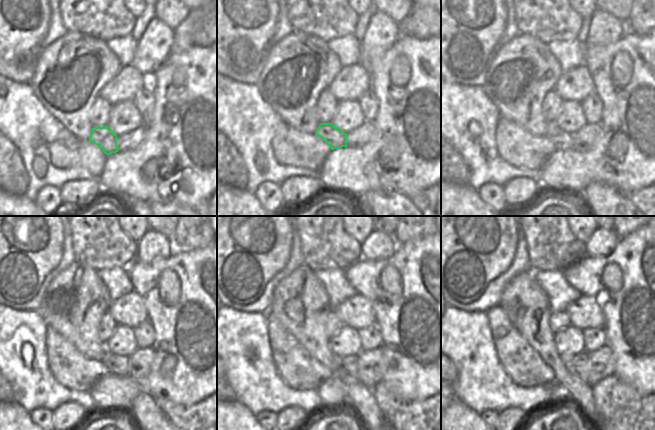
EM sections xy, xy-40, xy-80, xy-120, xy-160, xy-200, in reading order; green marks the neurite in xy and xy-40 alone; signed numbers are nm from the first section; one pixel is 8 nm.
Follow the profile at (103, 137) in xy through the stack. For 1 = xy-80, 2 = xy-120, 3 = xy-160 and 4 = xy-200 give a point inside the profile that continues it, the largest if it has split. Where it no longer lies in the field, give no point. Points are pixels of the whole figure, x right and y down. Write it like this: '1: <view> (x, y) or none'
1: xy-80 (562, 140)
2: xy-120 (115, 364)
3: xy-160 (342, 362)
4: xy-200 (568, 362)

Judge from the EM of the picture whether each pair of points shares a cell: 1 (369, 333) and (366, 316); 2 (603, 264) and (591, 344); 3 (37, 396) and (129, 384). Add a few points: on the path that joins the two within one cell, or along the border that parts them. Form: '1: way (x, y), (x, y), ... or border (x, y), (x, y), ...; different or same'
1: border (374, 324), (358, 330); different
2: border (603, 328), (607, 344); different
3: border (88, 391), (94, 402), (93, 408); different

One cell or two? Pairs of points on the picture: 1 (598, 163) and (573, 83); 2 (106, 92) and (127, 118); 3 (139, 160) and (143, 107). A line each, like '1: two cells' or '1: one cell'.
1: two cells
2: two cells
3: two cells

